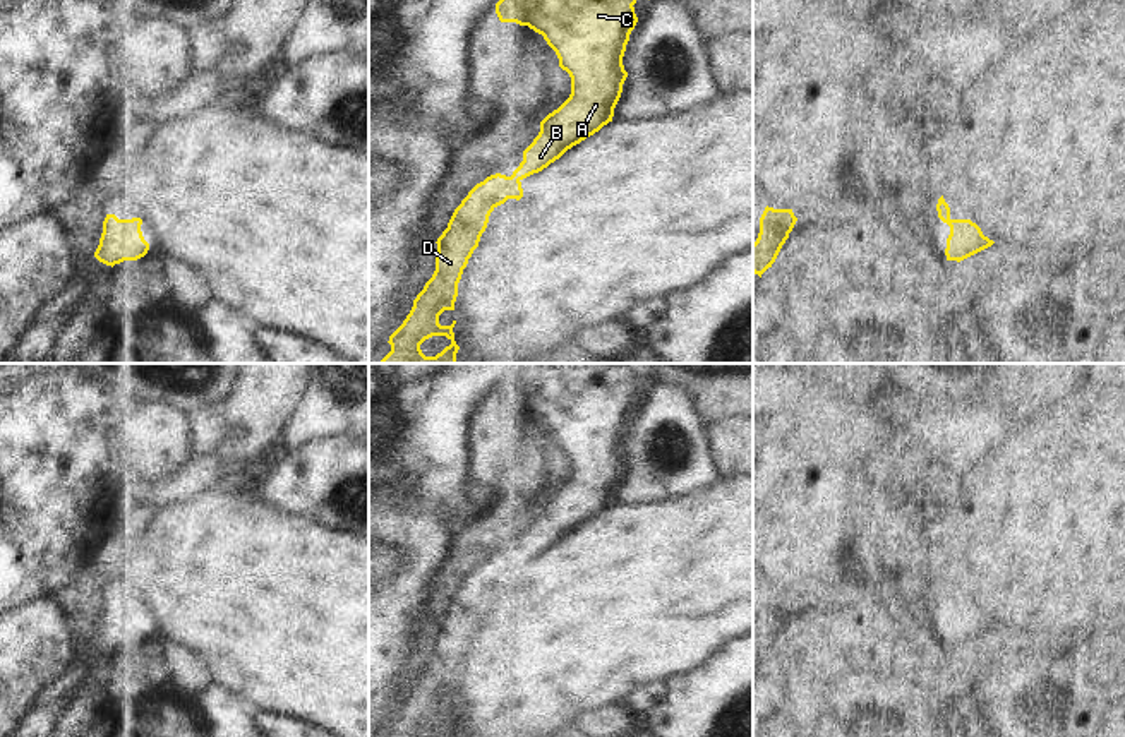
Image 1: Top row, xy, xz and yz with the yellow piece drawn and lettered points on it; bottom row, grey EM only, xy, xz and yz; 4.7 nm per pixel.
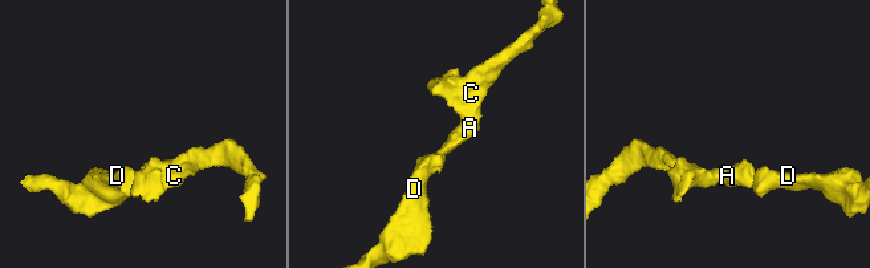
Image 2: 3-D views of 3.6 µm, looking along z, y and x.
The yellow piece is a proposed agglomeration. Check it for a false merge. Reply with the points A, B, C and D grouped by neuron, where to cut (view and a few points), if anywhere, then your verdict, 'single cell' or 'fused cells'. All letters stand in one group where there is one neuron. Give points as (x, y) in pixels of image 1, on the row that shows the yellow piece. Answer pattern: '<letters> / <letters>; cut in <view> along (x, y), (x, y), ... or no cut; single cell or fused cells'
A B C D; no cut; single cell

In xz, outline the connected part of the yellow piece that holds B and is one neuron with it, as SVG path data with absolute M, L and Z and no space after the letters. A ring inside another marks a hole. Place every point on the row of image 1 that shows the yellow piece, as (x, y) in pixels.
M499 0L496 3L496 14L501 22L528 26L544 36L547 45L556 51L559 67L571 77L571 94L557 110L540 122L538 135L523 151L523 161L511 177L501 173L487 177L477 183L454 209L448 228L436 242L436 271L413 300L413 307L403 324L389 336L388 343L391 345L391 351L379 363L456 363L456 353L460 350L453 333L456 321L453 321L451 326L441 326L439 315L444 310L454 310L458 283L468 259L478 247L490 213L508 199L520 201L523 197L523 178L542 171L568 149L612 122L614 108L628 77L623 57L629 34L638 22L635 3L636 0ZM432 336L446 336L451 345L436 357L425 357L420 345Z

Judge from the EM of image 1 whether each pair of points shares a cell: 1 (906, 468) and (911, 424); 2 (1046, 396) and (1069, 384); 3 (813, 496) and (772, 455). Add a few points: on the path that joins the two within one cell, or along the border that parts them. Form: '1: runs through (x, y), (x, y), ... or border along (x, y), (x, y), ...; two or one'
1: runs through (906, 458), (906, 434); one
2: runs through (1052, 391), (1064, 384); one
3: border along (834, 465), (824, 465), (788, 479), (770, 496); two

